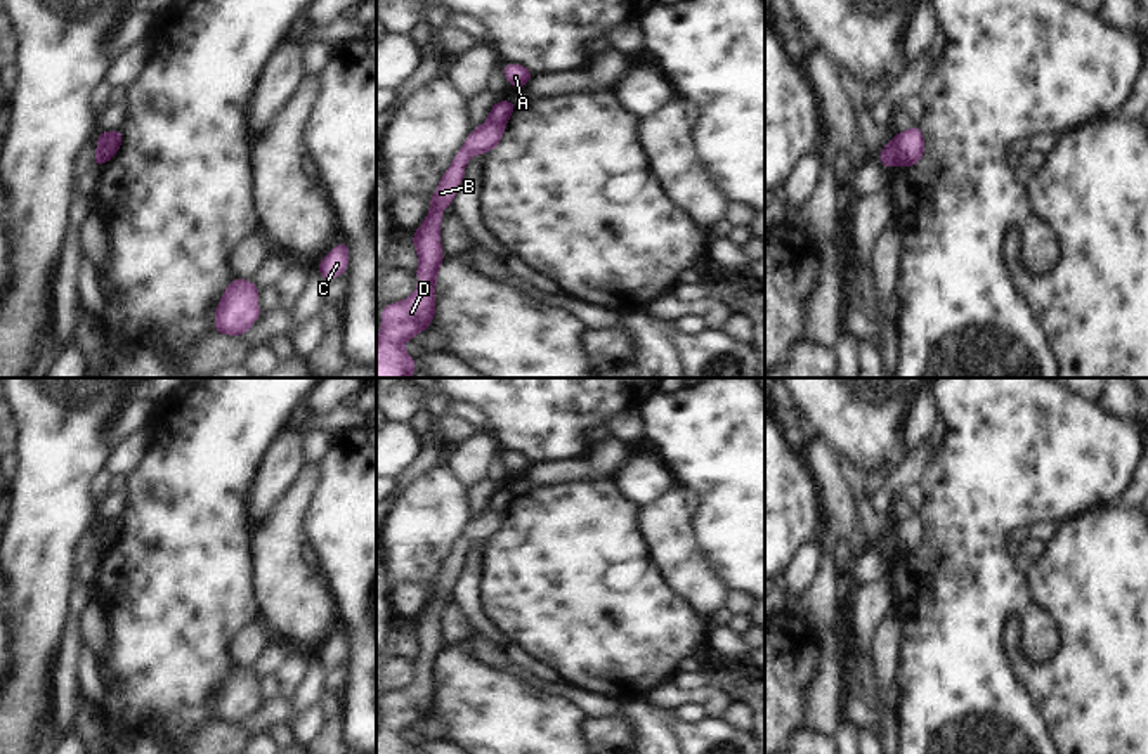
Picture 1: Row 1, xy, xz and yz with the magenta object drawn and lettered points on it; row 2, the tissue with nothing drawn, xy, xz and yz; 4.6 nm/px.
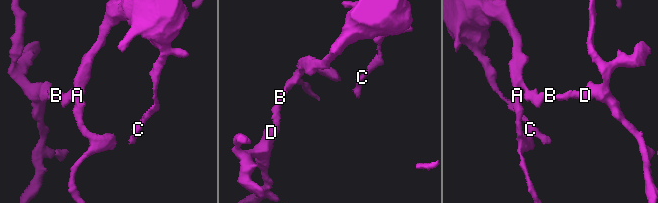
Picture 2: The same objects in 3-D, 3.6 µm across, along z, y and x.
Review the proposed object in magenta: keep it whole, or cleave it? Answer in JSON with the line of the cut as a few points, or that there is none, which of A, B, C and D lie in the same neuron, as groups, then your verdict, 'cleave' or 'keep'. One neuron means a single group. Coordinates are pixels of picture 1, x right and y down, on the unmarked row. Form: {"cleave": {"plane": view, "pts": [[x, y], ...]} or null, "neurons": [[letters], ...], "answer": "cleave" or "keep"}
{"cleave": {"plane": "xy", "pts": [[113, 520], [115, 531], [104, 536], [103, 550]]}, "neurons": [["A", "C"], ["B", "D"]], "answer": "cleave"}

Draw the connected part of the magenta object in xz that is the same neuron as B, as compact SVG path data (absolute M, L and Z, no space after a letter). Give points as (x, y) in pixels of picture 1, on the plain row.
M486 510L465 529L444 560L439 575L430 586L430 598L423 612L413 621L413 634L420 652L416 655L418 676L404 690L387 692L382 700L382 719L376 726L376 754L416 754L416 747L404 740L404 731L432 714L435 704L435 671L444 650L440 636L442 598L451 595L465 565L465 555L473 543L487 543L494 537L506 511Z

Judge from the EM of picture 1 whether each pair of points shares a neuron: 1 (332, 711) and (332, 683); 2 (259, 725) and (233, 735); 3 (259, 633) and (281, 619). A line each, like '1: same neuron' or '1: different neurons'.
1: different neurons
2: different neurons
3: different neurons

